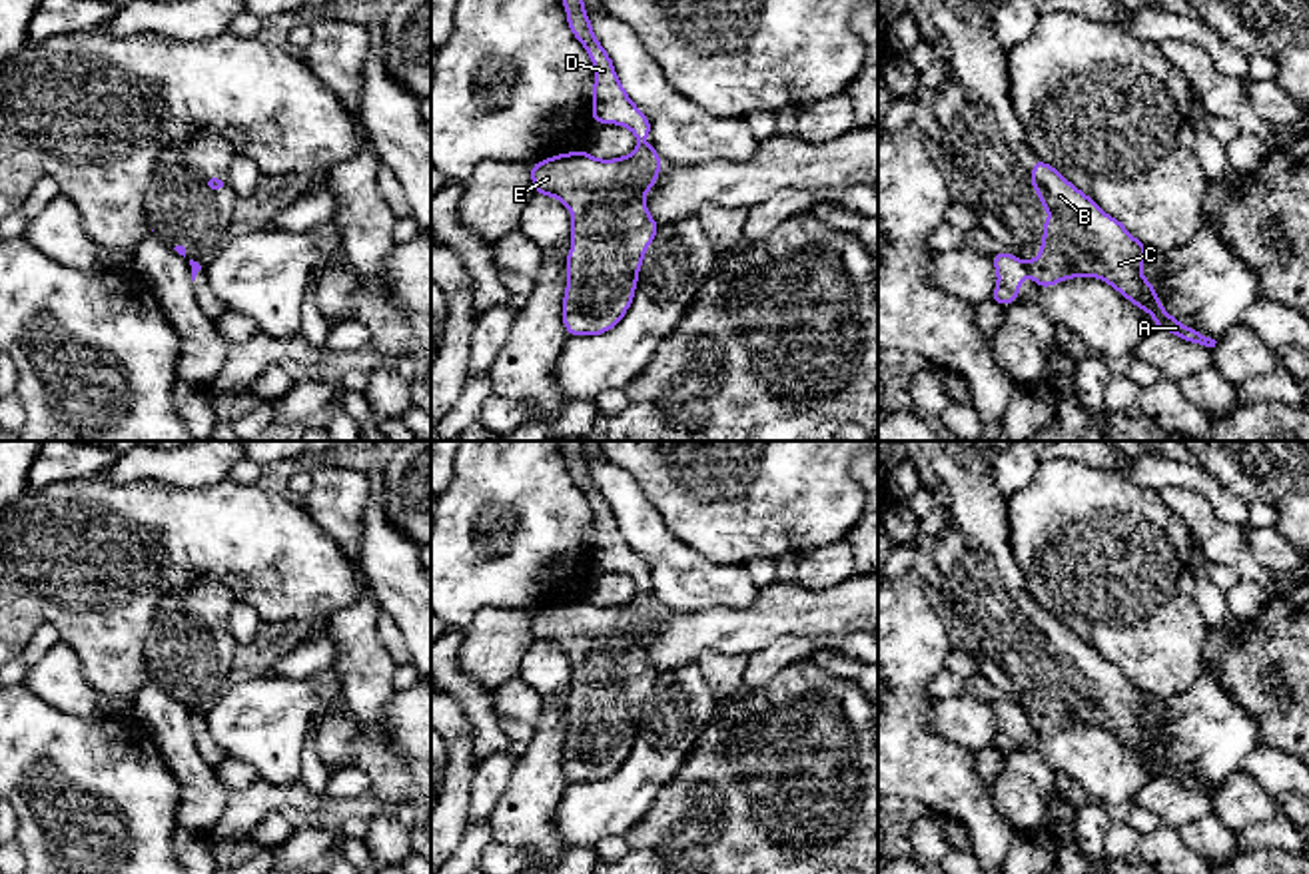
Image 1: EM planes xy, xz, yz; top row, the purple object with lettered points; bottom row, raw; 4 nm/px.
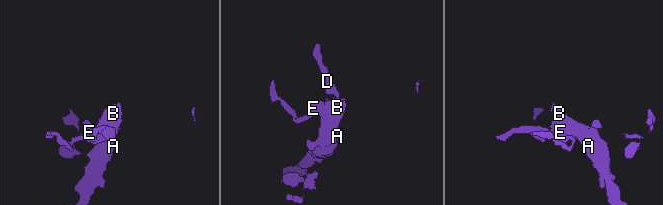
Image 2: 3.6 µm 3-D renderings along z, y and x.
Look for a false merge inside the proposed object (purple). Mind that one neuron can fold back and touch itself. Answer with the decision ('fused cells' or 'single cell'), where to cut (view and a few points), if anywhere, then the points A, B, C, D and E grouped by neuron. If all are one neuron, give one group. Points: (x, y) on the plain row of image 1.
fused cells; cut yz (1020, 711), (1026, 719); groups A B C E / D

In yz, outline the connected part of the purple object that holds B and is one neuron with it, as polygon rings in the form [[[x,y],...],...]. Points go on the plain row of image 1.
[[[1040,605],[1032,615],[1032,635],[1052,662],[1044,668],[1040,702],[1022,710],[1040,734],[1076,722],[1099,724],[1133,752],[1151,760],[1155,776],[1167,776],[1185,788],[1215,794],[1215,786],[1179,770],[1161,754],[1153,732],[1141,722],[1147,692],[1131,684],[1121,668],[1101,658],[1091,645]]]

